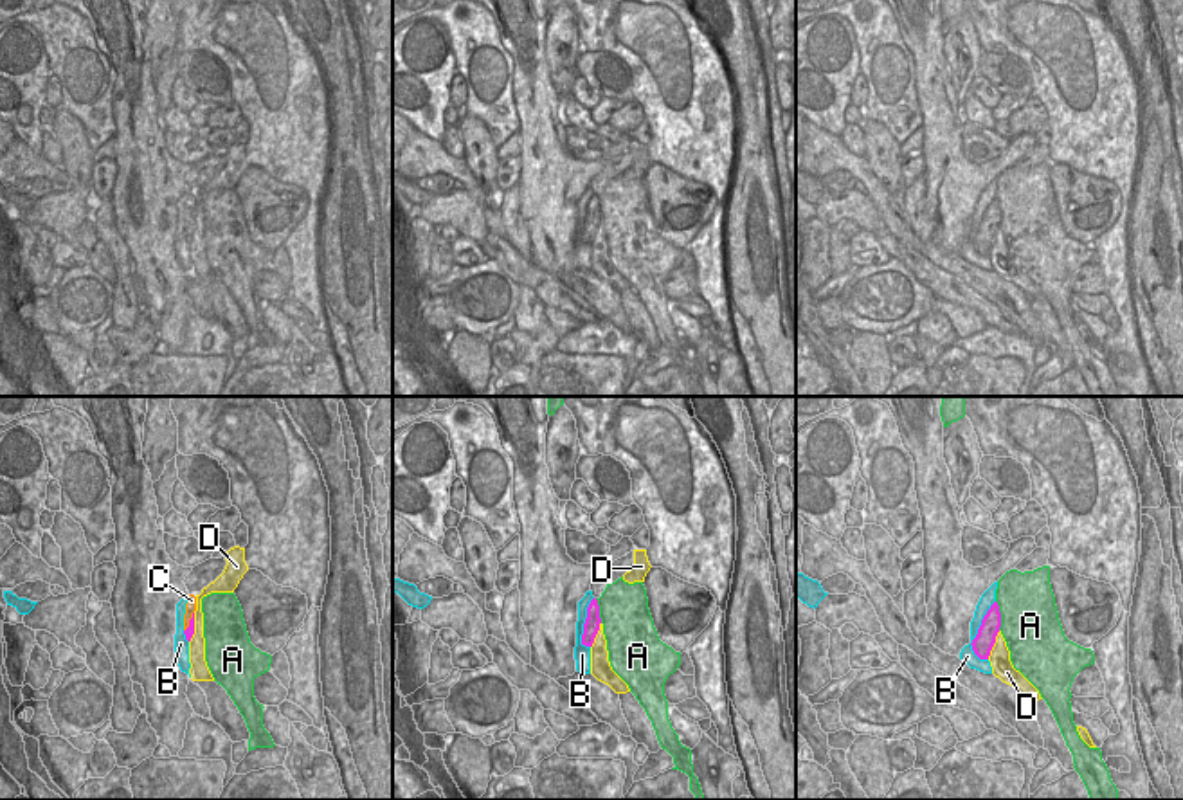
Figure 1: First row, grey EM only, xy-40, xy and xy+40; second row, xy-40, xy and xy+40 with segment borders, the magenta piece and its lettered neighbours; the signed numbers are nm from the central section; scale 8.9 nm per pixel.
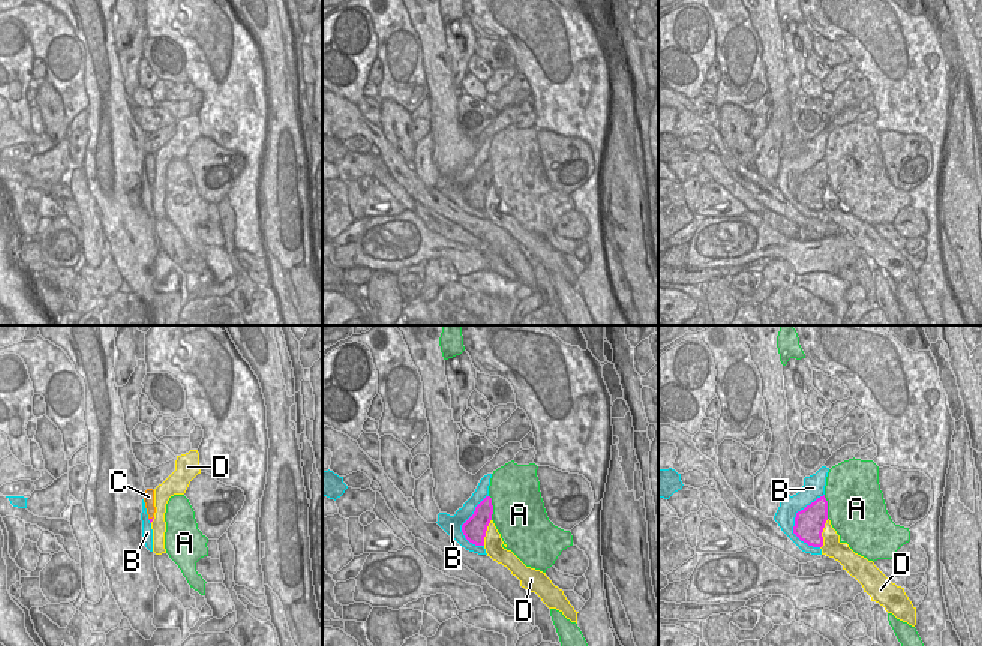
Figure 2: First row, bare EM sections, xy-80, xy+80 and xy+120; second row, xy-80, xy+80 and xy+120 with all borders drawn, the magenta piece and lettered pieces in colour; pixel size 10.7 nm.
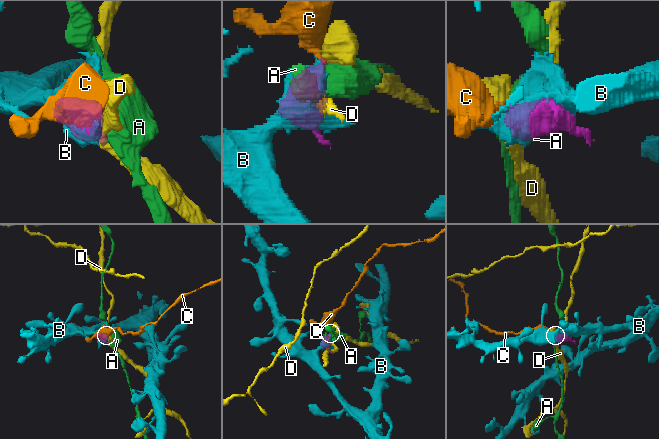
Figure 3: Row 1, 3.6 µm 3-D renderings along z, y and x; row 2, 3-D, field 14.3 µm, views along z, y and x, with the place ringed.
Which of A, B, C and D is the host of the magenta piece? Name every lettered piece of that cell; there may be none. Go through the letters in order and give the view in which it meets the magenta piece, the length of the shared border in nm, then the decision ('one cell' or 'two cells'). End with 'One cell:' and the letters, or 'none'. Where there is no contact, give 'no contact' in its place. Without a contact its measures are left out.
A: xy+40 | 280 nm | two cells
B: xy+40 | 550 nm | two cells
C: xy-40 | 200 nm | one cell
D: xy+40 | 280 nm | two cells
One cell: C

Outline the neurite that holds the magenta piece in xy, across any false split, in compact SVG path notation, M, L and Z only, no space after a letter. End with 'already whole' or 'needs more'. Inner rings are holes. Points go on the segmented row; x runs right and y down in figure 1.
M592 598L589 607L587 607L587 618L585 618L585 623L583 623L582 645L592 647L594 638L600 631L600 623L601 623L600 605L598 605L598 600Z; already whole

